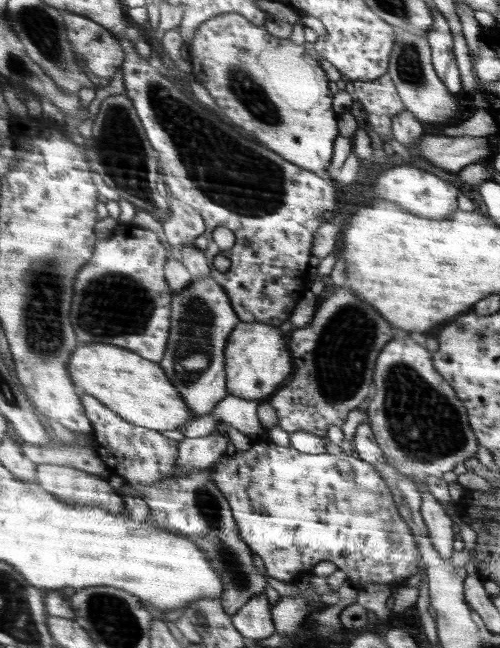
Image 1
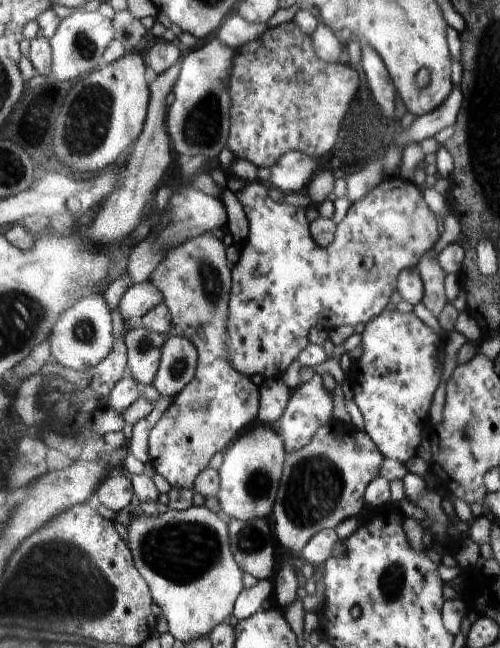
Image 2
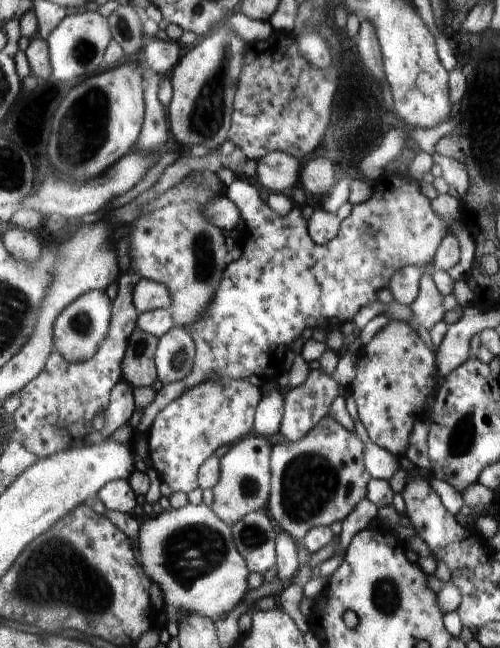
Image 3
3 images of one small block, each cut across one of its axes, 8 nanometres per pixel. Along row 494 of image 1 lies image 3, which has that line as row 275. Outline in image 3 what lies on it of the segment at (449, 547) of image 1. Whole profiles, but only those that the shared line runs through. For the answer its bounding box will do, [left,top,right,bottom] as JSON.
[407,272,445,334]

